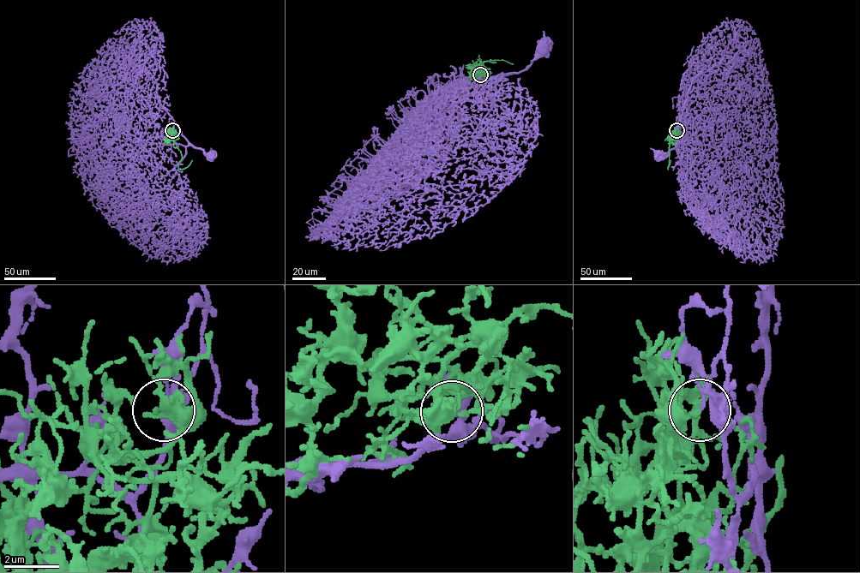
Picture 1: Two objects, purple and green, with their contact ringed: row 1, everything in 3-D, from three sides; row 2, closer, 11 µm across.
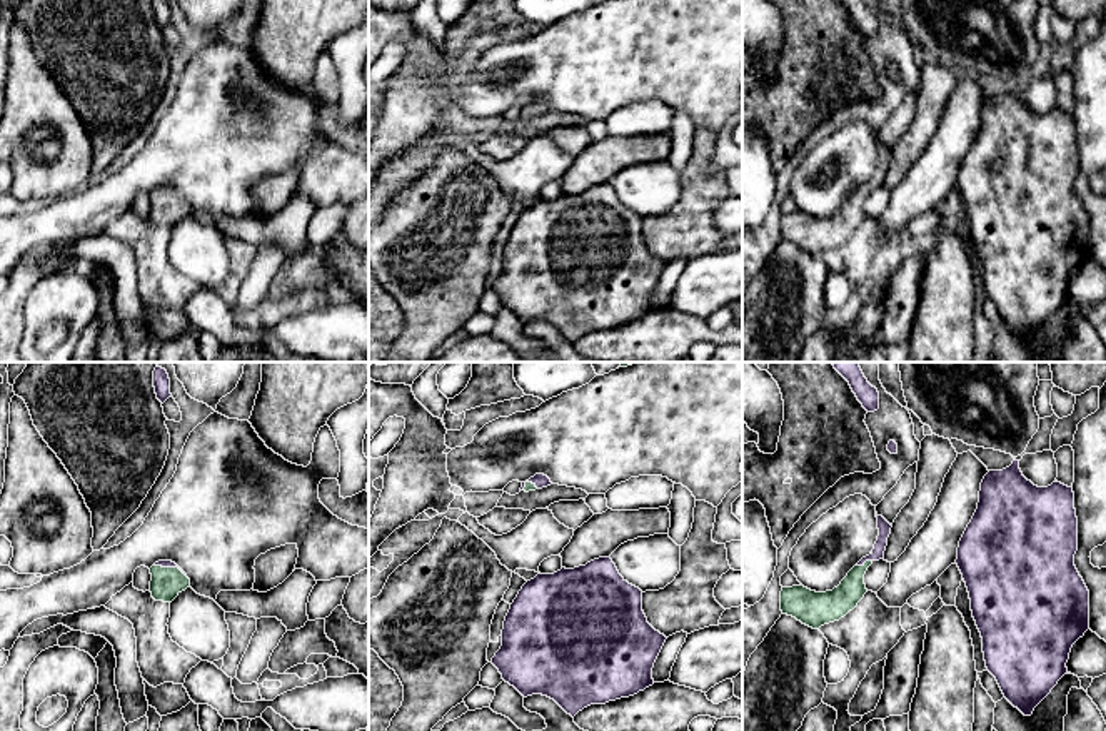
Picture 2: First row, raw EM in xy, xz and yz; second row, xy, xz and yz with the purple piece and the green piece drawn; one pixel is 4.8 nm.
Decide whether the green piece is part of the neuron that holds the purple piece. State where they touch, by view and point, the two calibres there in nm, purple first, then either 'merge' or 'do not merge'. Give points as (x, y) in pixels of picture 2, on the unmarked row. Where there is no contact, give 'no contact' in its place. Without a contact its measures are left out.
meets purple in yz at (863, 189); 60 nm thick on the purple side, 140 nm on the other; do not merge

